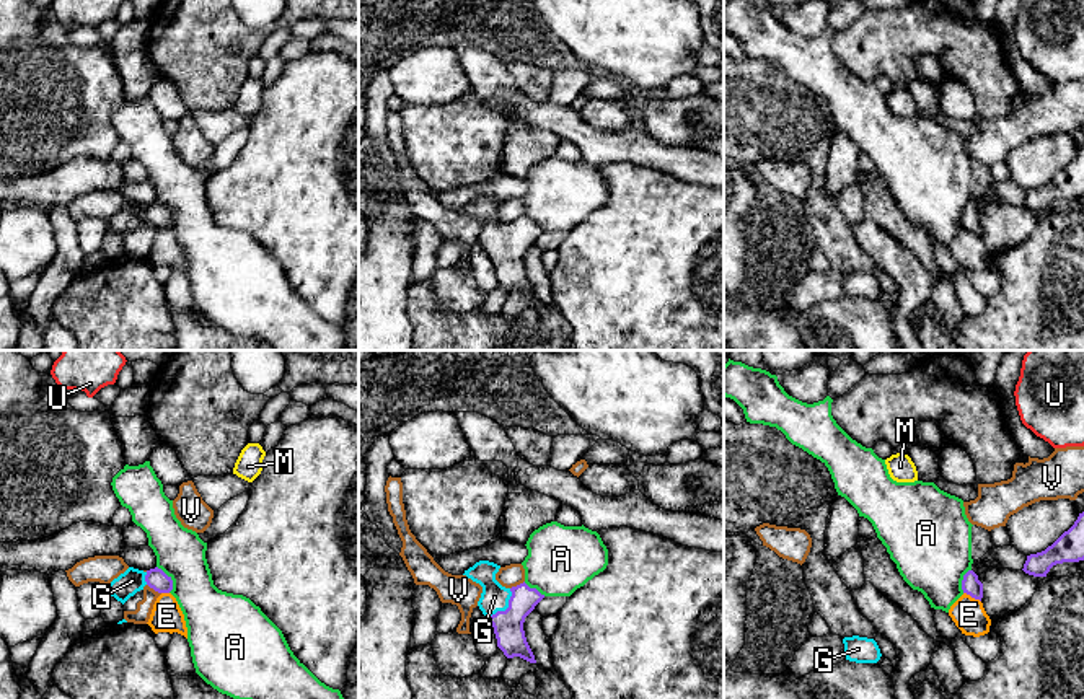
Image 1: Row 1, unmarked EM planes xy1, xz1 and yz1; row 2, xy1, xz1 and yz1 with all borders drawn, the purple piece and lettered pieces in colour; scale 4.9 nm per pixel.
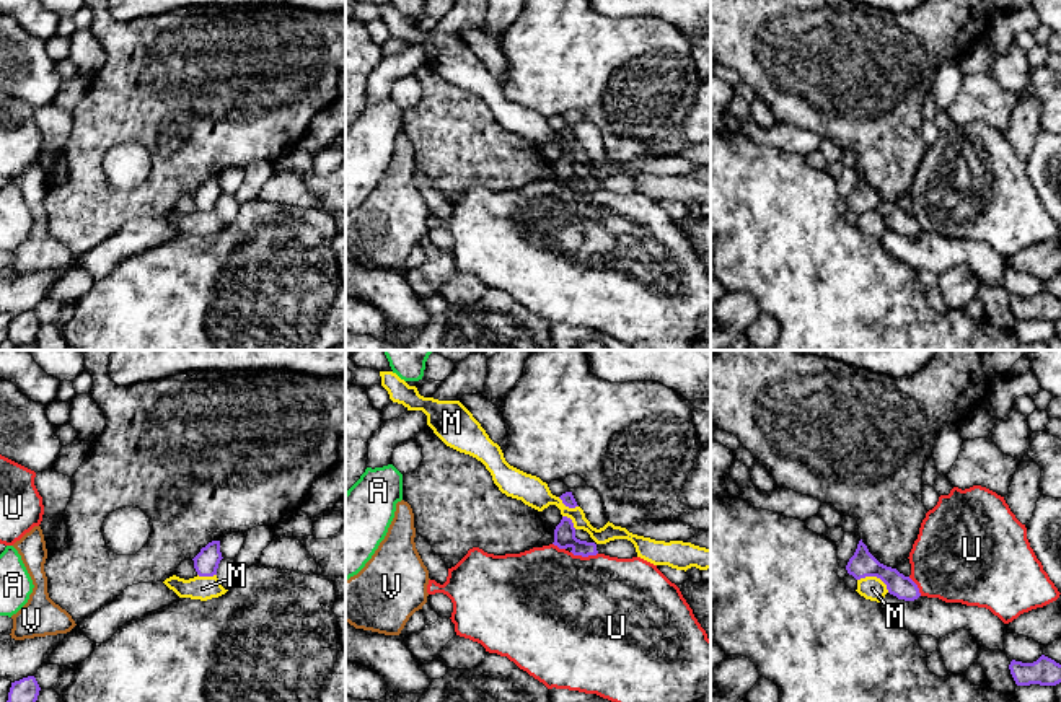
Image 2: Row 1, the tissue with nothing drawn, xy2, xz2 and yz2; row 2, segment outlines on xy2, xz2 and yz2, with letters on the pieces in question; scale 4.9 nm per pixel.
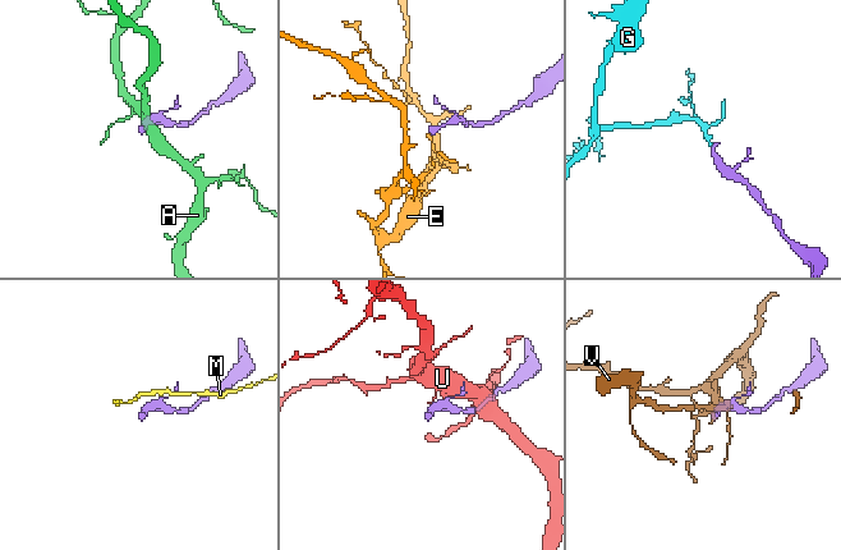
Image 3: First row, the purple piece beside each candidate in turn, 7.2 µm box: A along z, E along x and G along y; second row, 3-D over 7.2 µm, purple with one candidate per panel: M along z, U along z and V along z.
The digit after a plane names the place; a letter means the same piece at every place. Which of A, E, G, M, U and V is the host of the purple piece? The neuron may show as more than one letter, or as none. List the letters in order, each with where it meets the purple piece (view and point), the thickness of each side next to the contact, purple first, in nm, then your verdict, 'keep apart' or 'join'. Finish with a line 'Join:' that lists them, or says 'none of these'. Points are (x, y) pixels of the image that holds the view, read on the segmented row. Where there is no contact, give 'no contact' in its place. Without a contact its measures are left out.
A: meets purple in xy1 at (170, 579); 100 nm thick on the purple side, 240 nm on the other; keep apart
E: meets purple in yz1 at (972, 597); 90 nm thick on the purple side, 160 nm on the other; keep apart
G: meets purple in xz1 at (507, 608); 150 nm thick on the purple side, 140 nm on the other; join
M: meets purple in yz2 at (876, 575); 130 nm thick on the purple side, 120 nm on the other; keep apart
U: meets purple in xz2 at (584, 556); 110 nm thick on the purple side, 500 nm on the other; keep apart
V: meets purple in xy1 at (154, 589); 100 nm thick on the purple side, 80 nm on the other; keep apart
Join: G

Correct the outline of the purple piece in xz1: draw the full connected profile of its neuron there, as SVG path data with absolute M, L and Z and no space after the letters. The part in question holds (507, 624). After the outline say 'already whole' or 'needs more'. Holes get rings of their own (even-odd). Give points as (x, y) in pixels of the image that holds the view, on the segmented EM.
M479 561L463 575L483 587L478 606L492 624L497 647L504 655L536 663L525 637L523 622L544 595L536 588L530 588L525 582L512 588L502 587L496 580L499 569L500 565L494 562Z; needs more

